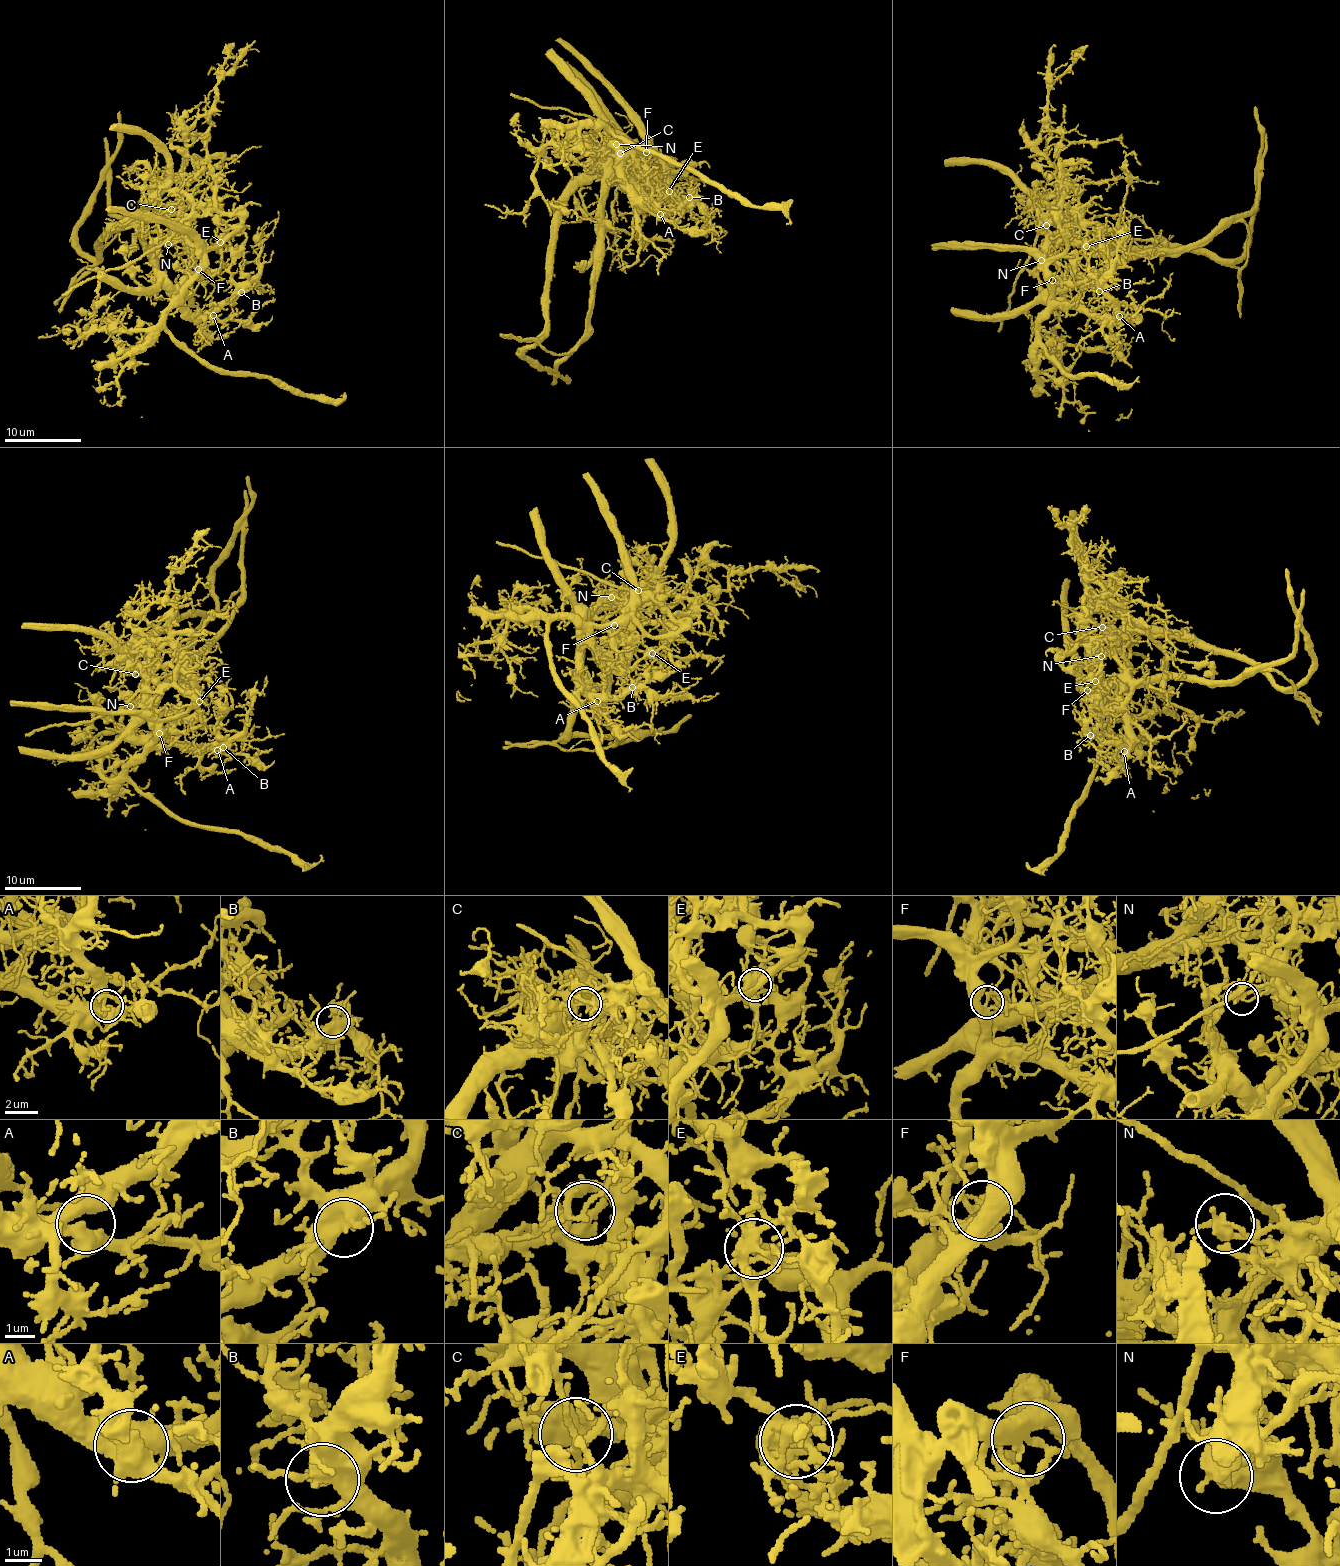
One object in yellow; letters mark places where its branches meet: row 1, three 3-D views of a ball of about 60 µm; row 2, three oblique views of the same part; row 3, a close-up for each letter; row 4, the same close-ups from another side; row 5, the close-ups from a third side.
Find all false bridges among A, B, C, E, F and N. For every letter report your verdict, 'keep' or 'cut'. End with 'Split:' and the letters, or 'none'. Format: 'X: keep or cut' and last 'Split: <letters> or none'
A: keep
B: keep
C: cut
E: cut
F: cut
N: cut
Split: C, E, F, N

